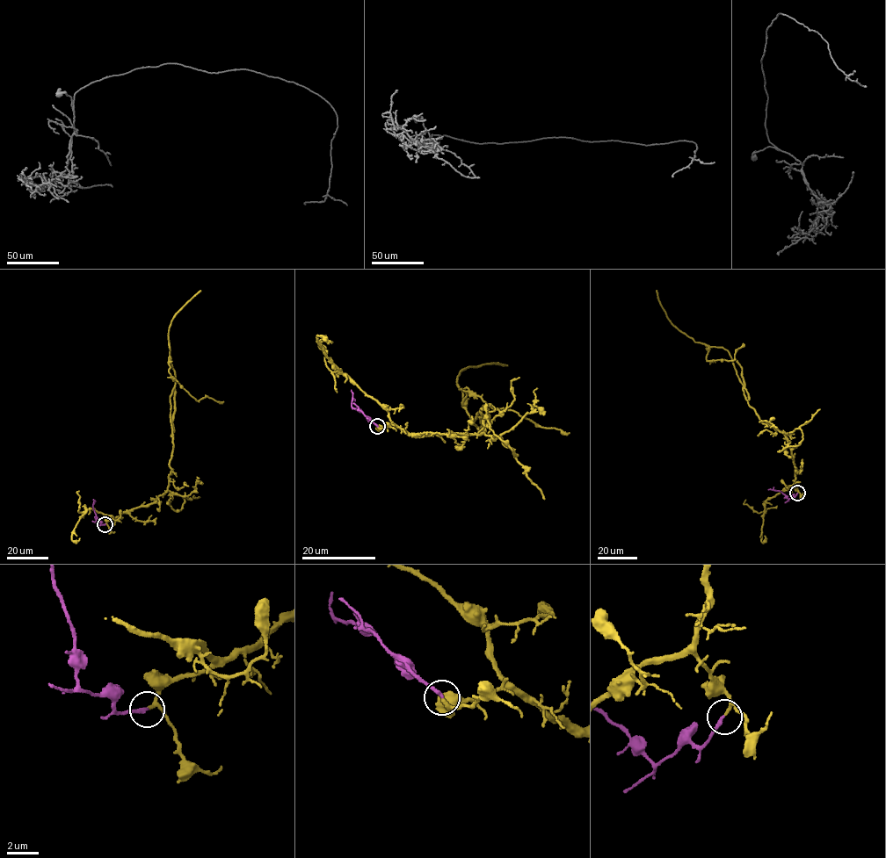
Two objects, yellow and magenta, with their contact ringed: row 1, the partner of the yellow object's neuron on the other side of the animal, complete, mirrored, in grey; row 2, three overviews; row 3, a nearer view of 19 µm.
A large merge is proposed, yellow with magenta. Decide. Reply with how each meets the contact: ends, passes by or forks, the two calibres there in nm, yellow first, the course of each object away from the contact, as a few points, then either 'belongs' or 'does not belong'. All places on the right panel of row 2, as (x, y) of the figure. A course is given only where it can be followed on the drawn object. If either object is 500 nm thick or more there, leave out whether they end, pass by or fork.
yellow passes by | magenta ends | 150/220 nm | yellow via (797, 493), (788, 441), (761, 422), (749, 405), (729, 352), (710, 347), (706, 360), (732, 361), (743, 343) | magenta via (797, 493), (789, 499), (780, 491), (768, 489) | belongs

